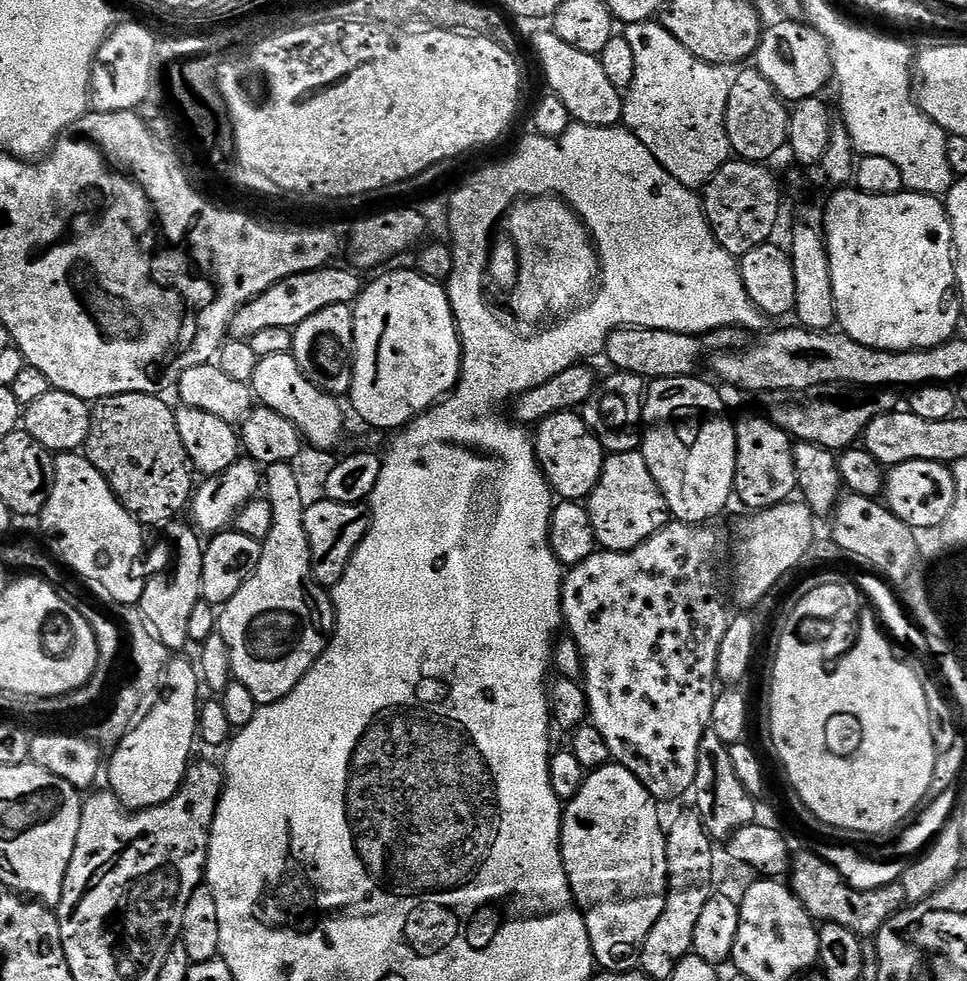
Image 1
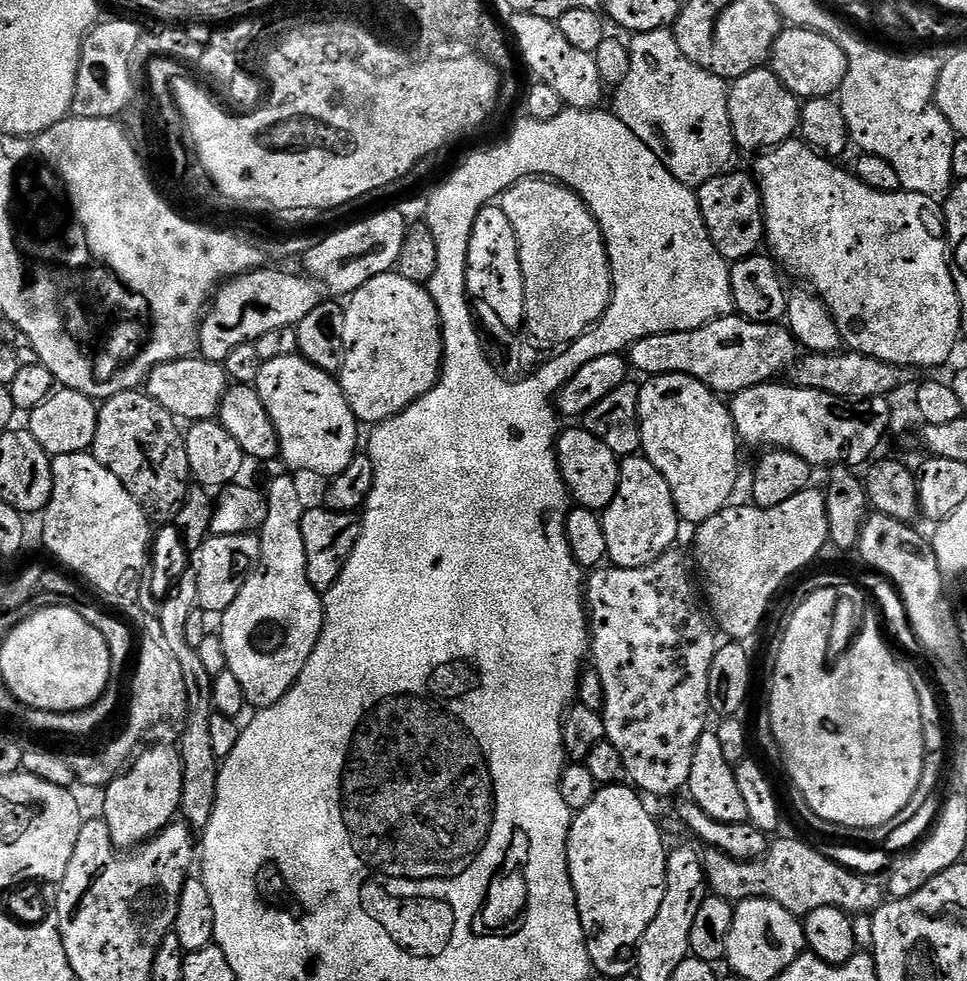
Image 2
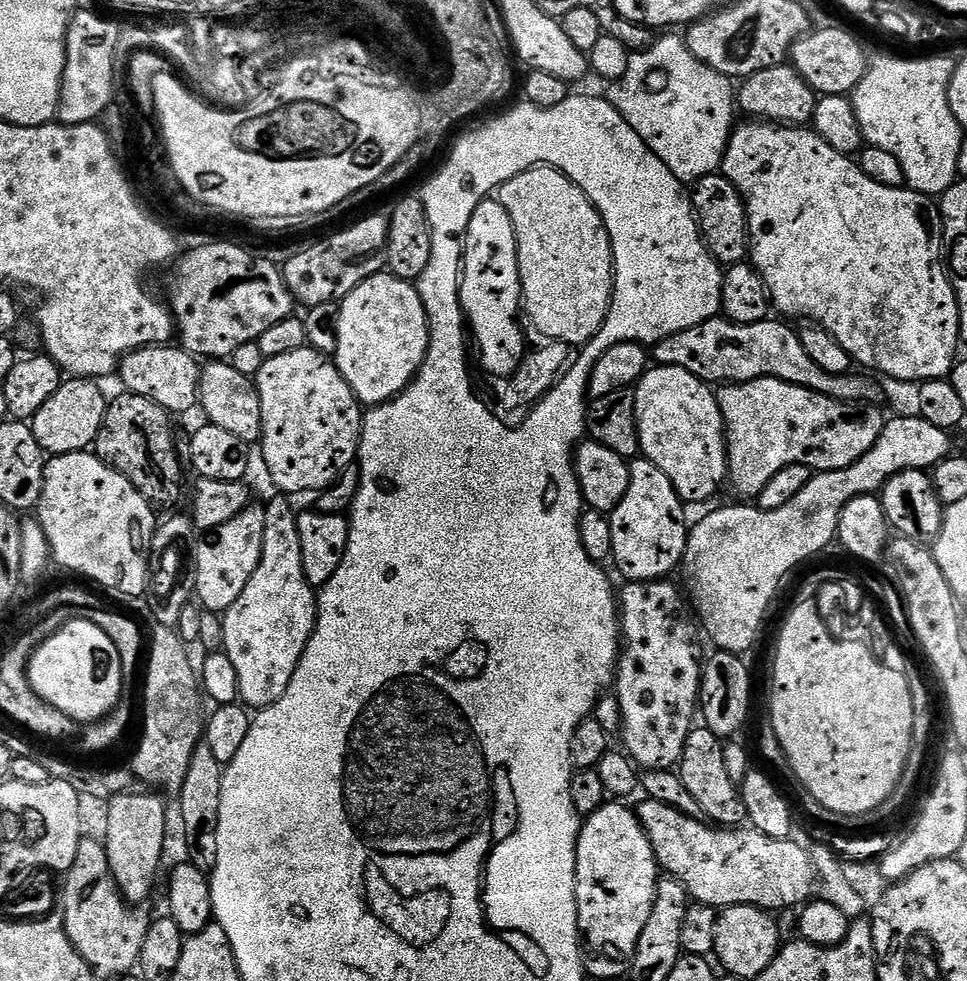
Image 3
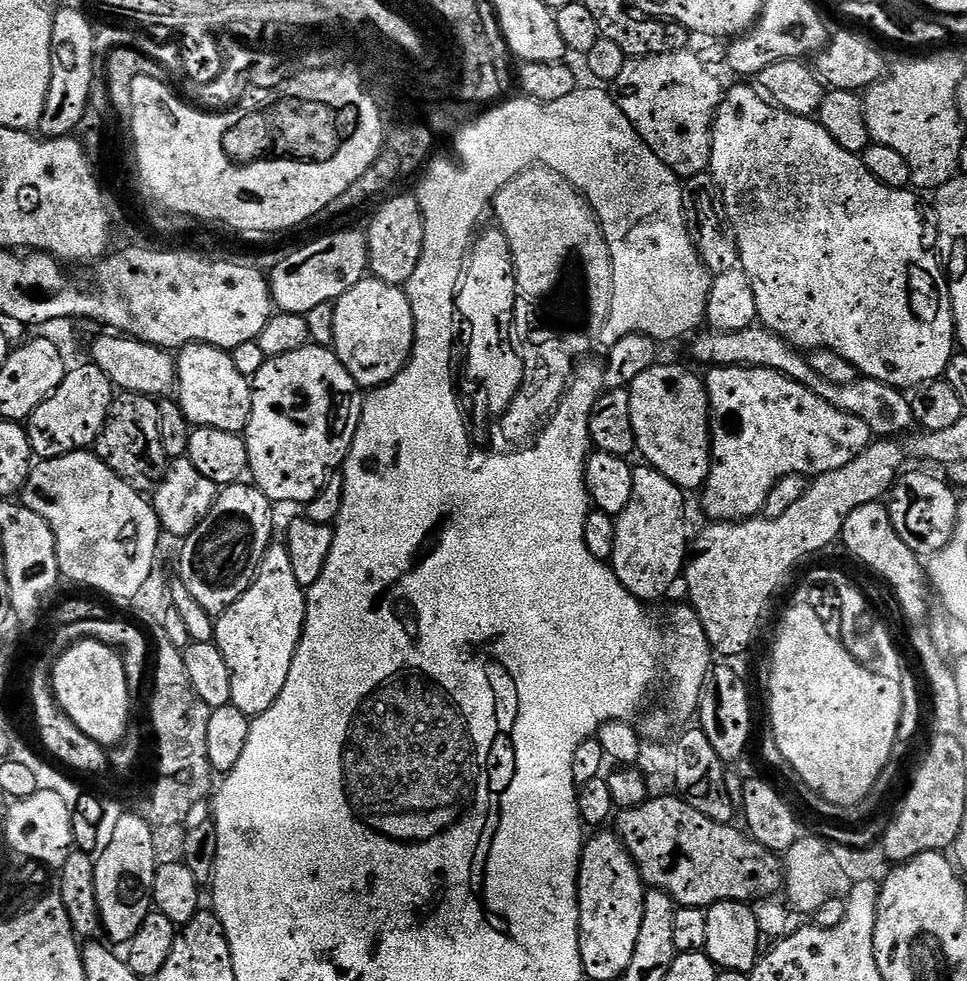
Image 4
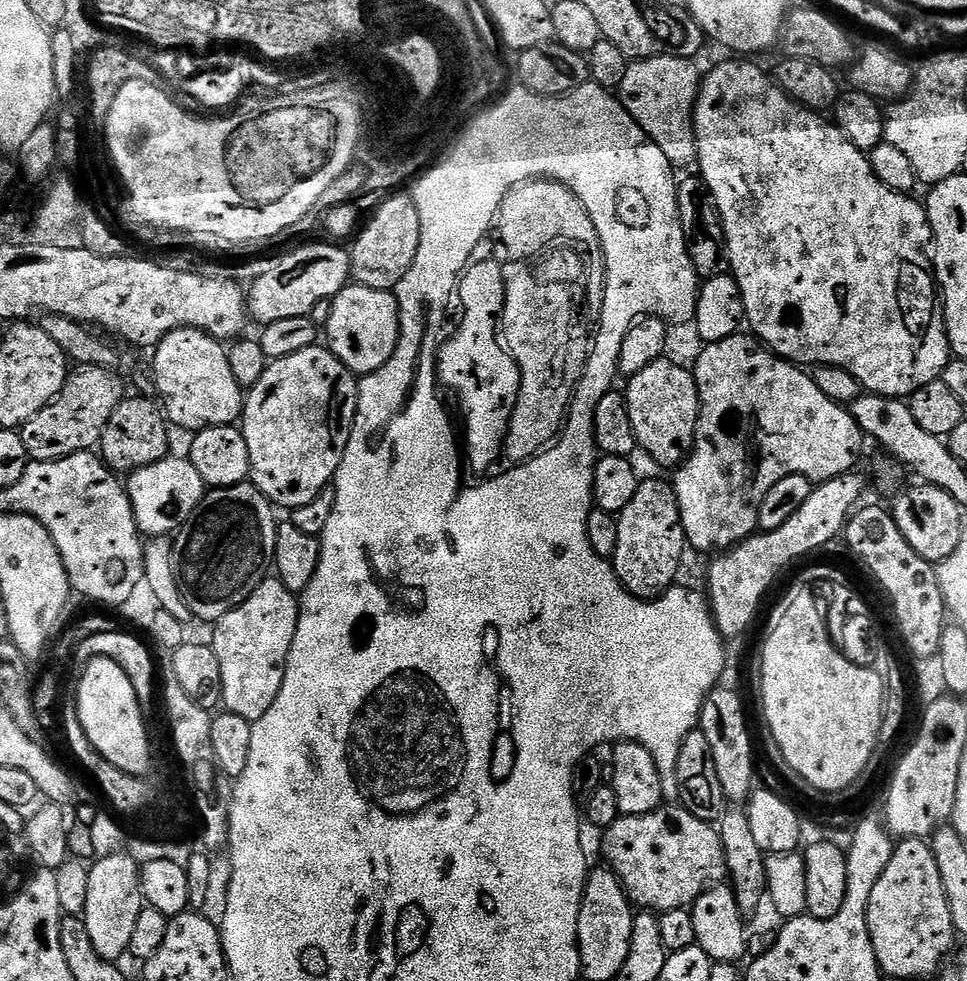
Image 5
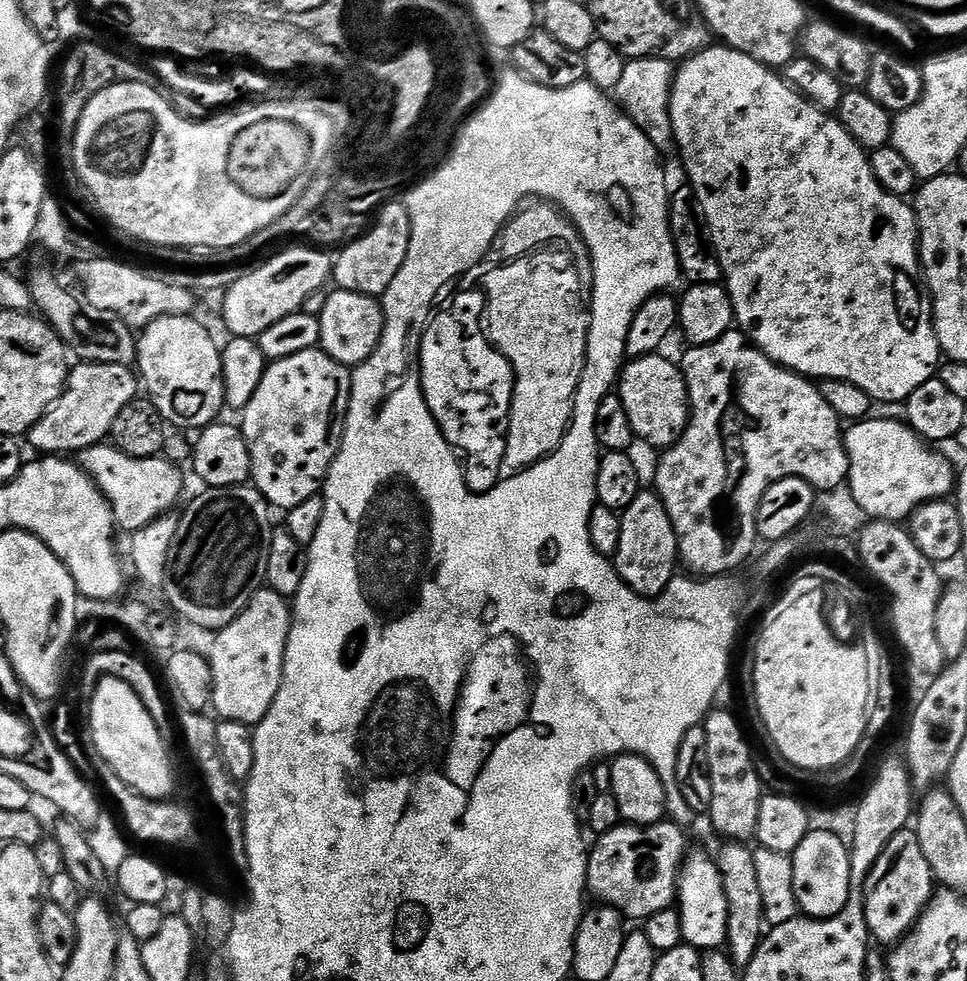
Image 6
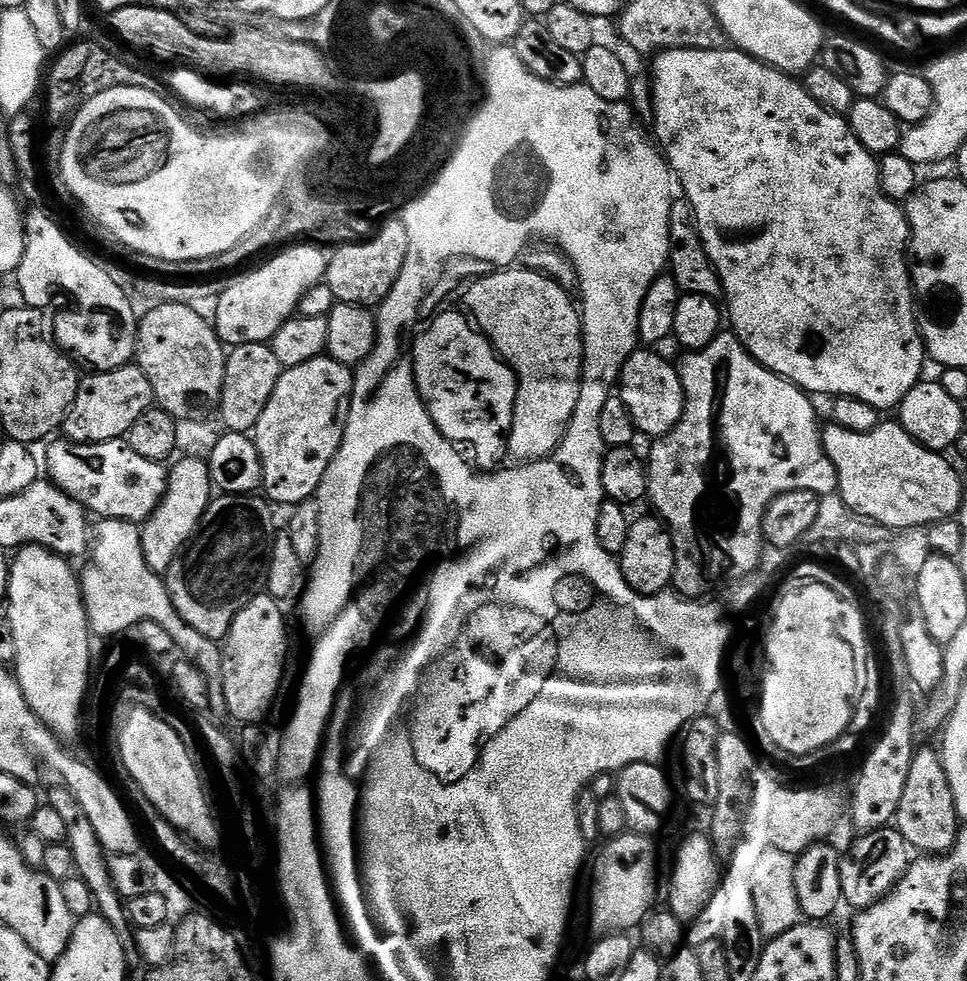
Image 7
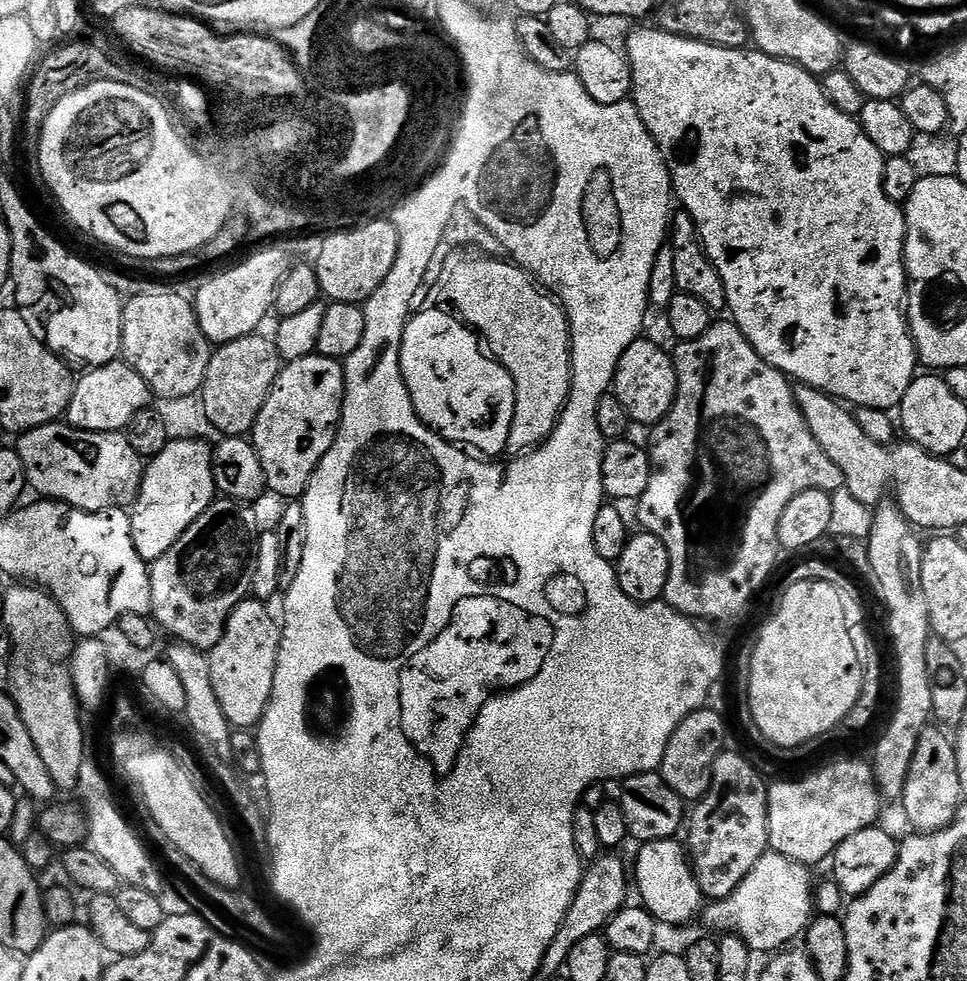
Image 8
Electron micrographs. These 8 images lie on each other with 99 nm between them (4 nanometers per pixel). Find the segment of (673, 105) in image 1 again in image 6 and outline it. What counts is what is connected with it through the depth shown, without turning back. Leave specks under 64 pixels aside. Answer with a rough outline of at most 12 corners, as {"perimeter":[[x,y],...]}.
{"perimeter":[[628,60],[614,96],[662,154],[677,151],[673,61]]}

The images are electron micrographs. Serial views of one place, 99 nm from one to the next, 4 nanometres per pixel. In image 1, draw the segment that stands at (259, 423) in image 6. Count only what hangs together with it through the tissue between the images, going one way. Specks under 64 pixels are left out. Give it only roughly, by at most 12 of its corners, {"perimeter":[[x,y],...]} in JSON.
{"perimeter":[[290,354],[260,357],[251,385],[263,407],[331,453],[341,401],[318,390]]}

